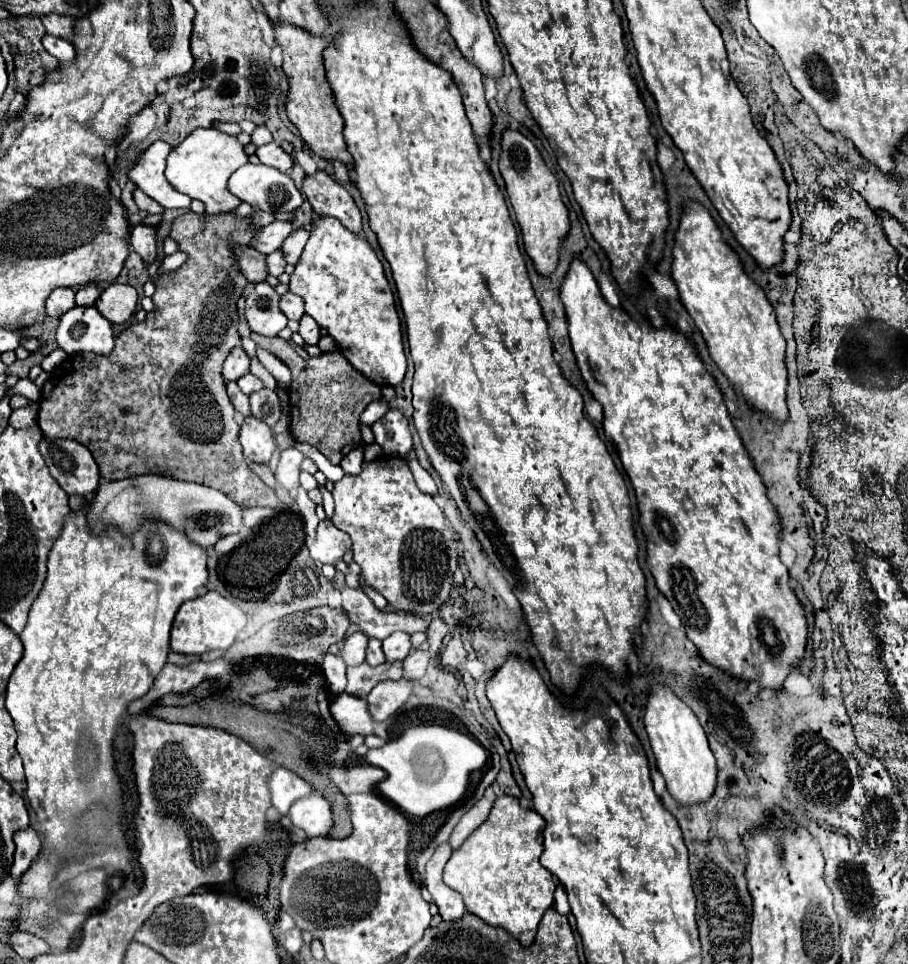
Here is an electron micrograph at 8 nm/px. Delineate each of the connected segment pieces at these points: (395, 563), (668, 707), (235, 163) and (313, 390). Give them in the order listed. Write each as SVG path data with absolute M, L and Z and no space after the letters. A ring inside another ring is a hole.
M383 455L375 461L363 463L359 475L345 475L333 489L335 515L333 525L345 531L353 541L353 559L361 567L361 577L373 585L389 605L399 611L429 615L437 611L449 597L453 573L457 569L457 541L445 527L445 515L431 495L417 489L407 459Z
M653 685L645 709L645 729L657 759L657 769L665 777L667 791L673 795L673 799L685 807L709 801L717 787L715 755L709 749L707 735L699 719L669 687Z
M215 127L195 129L183 143L179 143L169 153L165 177L177 191L189 195L191 199L203 201L207 215L215 215L223 211L233 211L241 205L241 199L227 189L227 179L247 161L249 159L245 155L245 147L237 141L237 137L221 133Z
M251 333L251 339L259 347L277 355L291 371L291 435L295 437L295 441L317 447L333 465L337 465L343 457L343 447L361 441L359 415L369 405L369 401L381 397L381 387L365 377L365 395L355 395L353 389L361 385L361 375L339 351L311 357L301 347L293 345L293 341L285 341L281 337L265 337Z

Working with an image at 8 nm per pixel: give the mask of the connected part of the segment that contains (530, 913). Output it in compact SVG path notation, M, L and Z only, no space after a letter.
M501 795L493 803L489 819L475 829L445 865L443 881L461 893L469 913L493 927L505 929L523 947L535 939L543 913L553 905L553 875L539 863L543 853L545 819L531 809L523 809L519 799Z

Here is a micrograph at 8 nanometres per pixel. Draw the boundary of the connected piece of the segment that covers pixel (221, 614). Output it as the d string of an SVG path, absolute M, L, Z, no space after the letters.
M209 591L197 599L185 601L179 607L175 621L173 621L169 645L171 645L171 651L189 653L189 655L201 655L211 649L227 651L233 645L237 633L245 627L245 623L247 623L247 617L235 603L225 599L217 591Z

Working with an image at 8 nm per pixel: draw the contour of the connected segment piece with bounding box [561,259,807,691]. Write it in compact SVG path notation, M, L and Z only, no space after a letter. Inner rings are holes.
M573 261L569 267L569 273L561 285L561 301L565 305L565 313L567 313L567 321L569 321L569 337L573 343L573 351L577 357L577 365L581 369L581 375L587 383L587 389L593 393L593 397L603 405L603 429L605 435L609 439L613 439L613 443L617 445L619 451L619 459L623 463L625 473L631 479L631 485L635 489L637 495L637 507L641 513L641 527L643 533L647 537L647 567L651 569L657 589L667 597L667 601L671 603L673 611L679 615L687 637L695 643L695 647L699 649L701 657L729 673L731 677L737 677L741 681L747 683L759 683L761 689L773 689L773 691L781 691L783 689L783 681L787 679L787 675L801 663L805 649L807 649L807 619L805 619L805 607L801 605L801 601L797 599L797 595L793 593L793 589L789 587L789 571L787 567L781 563L779 559L779 531L781 531L781 519L779 513L775 509L775 505L769 501L767 497L767 487L761 481L761 475L755 471L749 453L745 451L741 437L737 433L737 429L731 423L731 417L723 405L721 399L721 391L715 385L713 377L709 375L709 371L705 369L703 361L697 357L695 347L691 345L691 341L671 329L655 329L651 327L647 321L643 325L637 325L633 319L629 319L627 313L613 309L601 295L597 281L593 279L589 267L583 261ZM765 625L769 625L773 629L773 635L769 637L765 633Z

